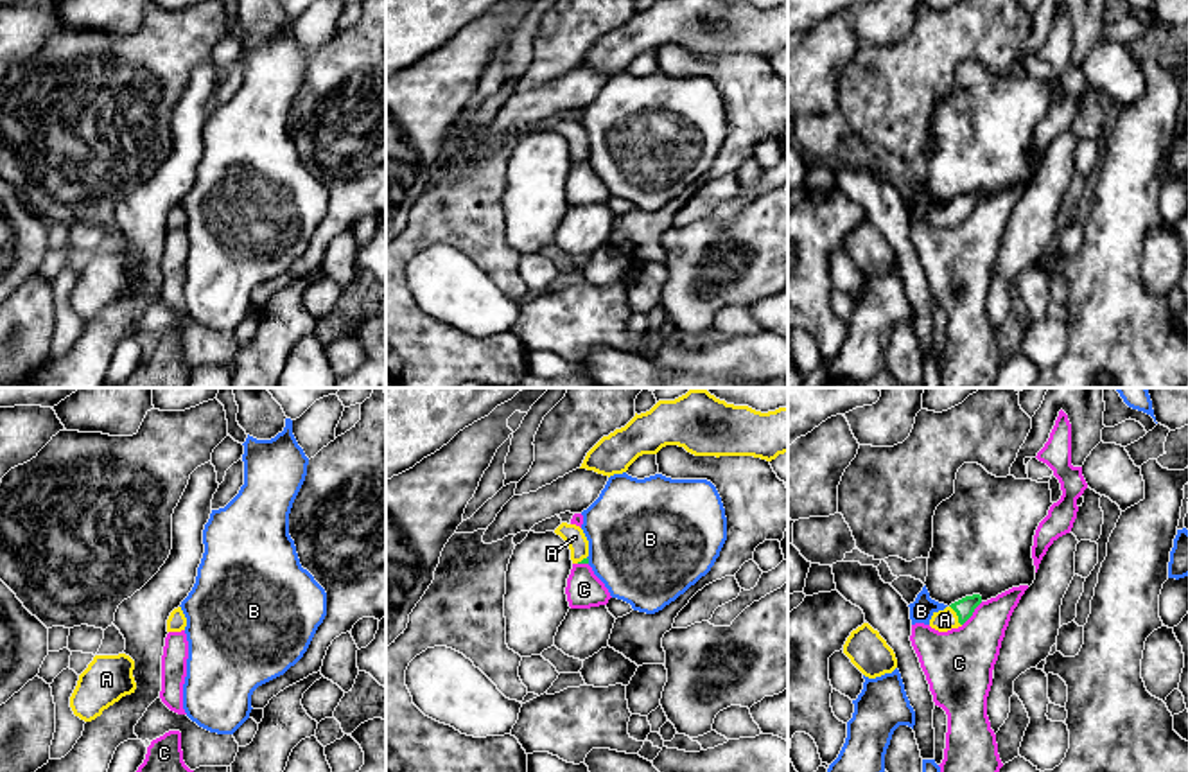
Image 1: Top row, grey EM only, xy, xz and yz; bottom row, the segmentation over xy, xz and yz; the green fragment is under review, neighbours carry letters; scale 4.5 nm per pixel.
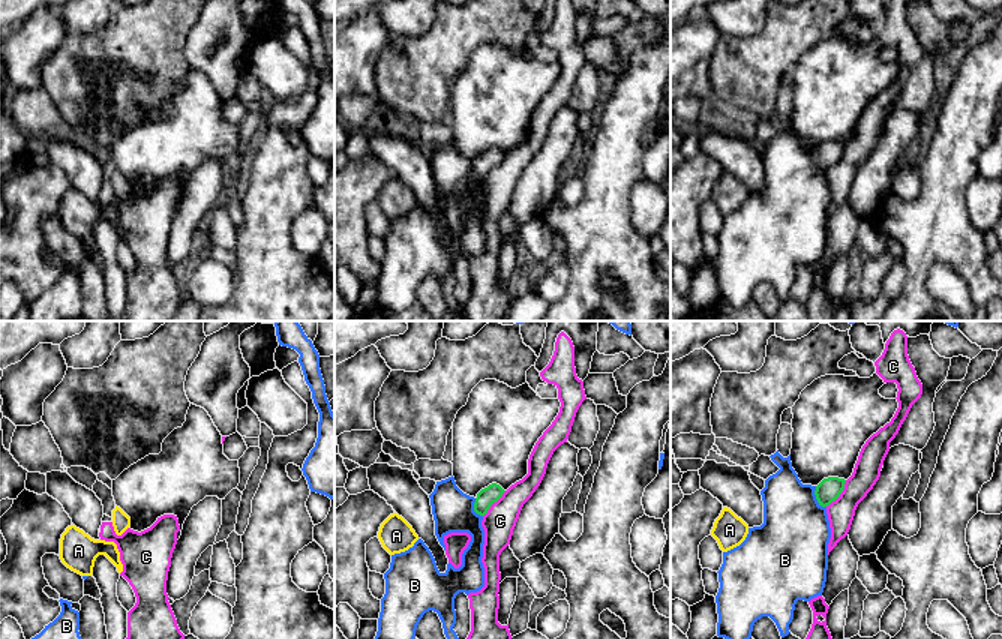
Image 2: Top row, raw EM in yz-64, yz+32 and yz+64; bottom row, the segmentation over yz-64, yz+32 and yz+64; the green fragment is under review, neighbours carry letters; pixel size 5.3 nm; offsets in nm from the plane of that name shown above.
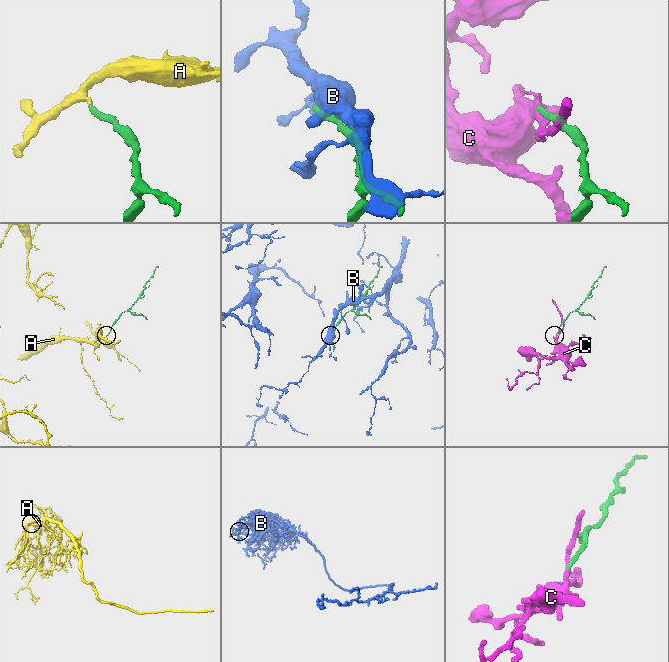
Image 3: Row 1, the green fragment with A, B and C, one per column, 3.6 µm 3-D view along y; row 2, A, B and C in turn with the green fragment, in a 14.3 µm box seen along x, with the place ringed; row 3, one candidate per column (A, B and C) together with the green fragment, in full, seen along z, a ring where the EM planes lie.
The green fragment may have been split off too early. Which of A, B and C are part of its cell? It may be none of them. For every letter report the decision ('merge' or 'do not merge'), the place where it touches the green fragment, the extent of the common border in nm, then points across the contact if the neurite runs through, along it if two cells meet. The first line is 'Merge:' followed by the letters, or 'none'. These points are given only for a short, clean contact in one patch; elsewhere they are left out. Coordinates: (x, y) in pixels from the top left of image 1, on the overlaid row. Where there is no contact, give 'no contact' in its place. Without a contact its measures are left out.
Merge: A
A: merge; contact yz (957, 614); length 110 nm; way yz (964, 607), (957, 614), (944, 620)
B: do not merge; contact xz (587, 561); length 30 nm
C: do not merge; contact yz (971, 614); length 140 nm

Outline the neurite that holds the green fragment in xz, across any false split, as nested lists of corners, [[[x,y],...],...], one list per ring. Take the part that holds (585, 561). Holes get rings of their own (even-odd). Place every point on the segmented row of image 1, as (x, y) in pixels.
[[[562,522],[555,533],[567,542],[572,564],[589,564],[589,540],[580,526]]]

